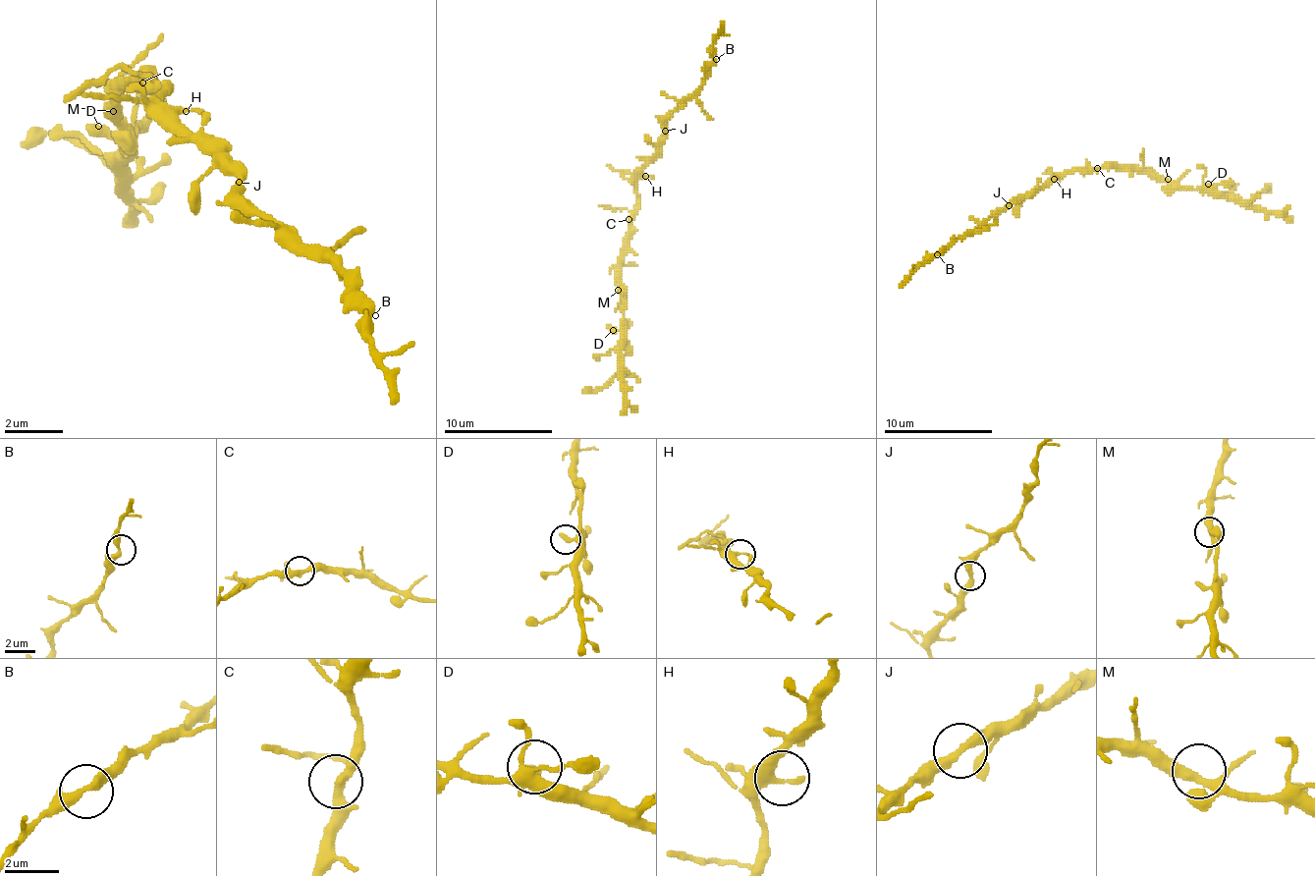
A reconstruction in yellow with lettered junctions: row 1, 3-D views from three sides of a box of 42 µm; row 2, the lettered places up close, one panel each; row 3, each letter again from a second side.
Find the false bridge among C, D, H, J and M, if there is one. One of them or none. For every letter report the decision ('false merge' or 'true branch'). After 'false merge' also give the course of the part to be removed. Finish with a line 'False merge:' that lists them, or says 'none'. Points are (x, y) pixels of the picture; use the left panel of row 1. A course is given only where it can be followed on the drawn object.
C: true branch
D: true branch
H: true branch
J: true branch
M: true branch
False merge: none

